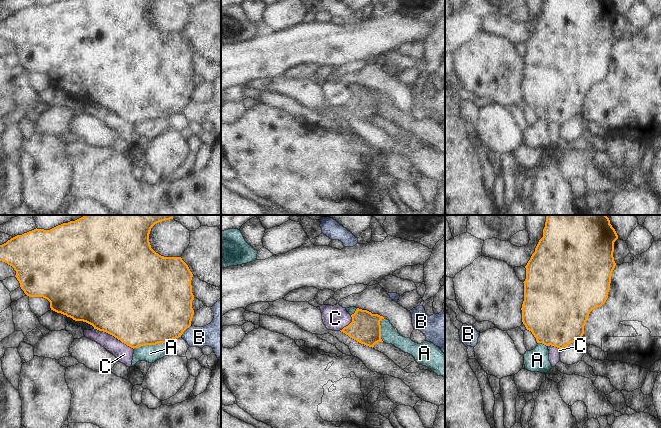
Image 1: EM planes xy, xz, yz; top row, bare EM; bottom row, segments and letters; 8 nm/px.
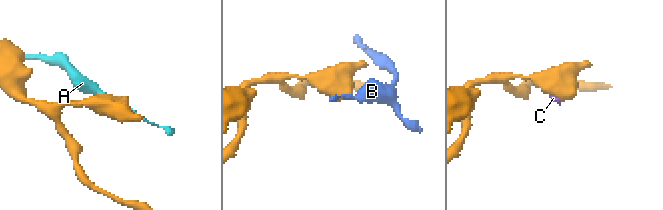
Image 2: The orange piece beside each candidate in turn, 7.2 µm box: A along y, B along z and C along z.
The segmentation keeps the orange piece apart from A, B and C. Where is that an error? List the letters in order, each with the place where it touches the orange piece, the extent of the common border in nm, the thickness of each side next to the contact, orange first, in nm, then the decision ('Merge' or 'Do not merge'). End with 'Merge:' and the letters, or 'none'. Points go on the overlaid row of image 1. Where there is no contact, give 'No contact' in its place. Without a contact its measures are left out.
A: Touches orange at xy (149, 344). Shared border 280 nm. Thickness 500 nm (orange) against 140 nm. Do not merge
B: Touches orange at xy (185, 329). Shared border 130 nm. Thickness 500 nm (orange) against 200 nm. Do not merge
C: Touches orange at xy (114, 336). Shared border 360 nm. Thickness 500 nm (orange) against 140 nm. Do not merge
Merge: none

